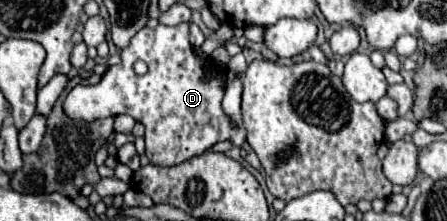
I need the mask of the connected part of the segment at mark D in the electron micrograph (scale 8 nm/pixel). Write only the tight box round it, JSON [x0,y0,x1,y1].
[65,23,247,167]

